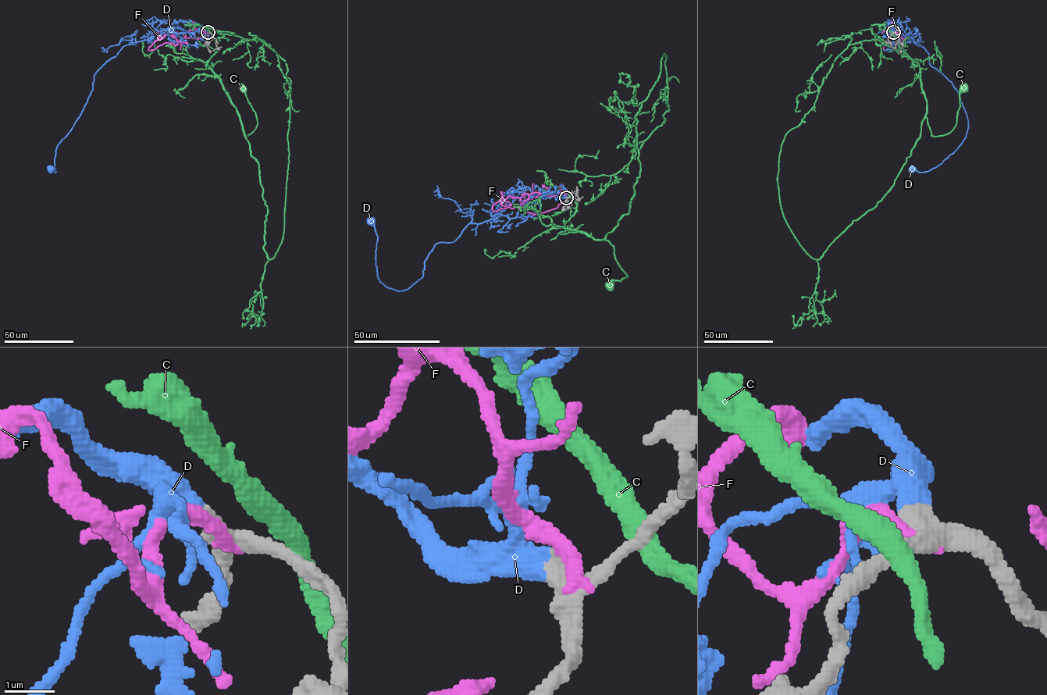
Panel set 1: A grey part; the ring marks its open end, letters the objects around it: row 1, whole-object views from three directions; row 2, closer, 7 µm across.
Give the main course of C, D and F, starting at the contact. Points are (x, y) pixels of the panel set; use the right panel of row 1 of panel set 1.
C: (892, 33), (899, 48), (919, 65), (927, 101), (926, 117), (932, 136), (946, 134), (955, 126), (963, 87)
D: (893, 32), (903, 30), (925, 49), (967, 119), (956, 150), (927, 171), (913, 169)
F: (893, 33), (906, 39), (895, 45), (890, 38), (893, 35), (892, 38), (894, 39), (900, 35), (888, 32)

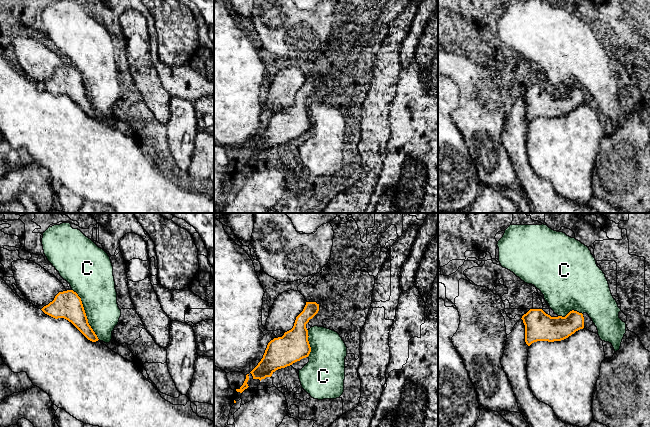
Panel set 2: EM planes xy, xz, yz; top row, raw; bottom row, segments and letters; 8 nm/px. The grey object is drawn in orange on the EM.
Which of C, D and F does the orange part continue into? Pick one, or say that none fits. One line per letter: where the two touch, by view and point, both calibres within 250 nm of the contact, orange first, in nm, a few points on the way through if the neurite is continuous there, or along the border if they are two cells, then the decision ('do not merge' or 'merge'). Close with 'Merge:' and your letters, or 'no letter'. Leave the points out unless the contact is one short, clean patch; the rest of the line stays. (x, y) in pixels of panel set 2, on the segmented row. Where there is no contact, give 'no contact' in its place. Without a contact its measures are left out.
C: xy (85, 314) | 220/320 nm | do not merge
D: no contact | merge
F: no contact | do not merge
Merge: D

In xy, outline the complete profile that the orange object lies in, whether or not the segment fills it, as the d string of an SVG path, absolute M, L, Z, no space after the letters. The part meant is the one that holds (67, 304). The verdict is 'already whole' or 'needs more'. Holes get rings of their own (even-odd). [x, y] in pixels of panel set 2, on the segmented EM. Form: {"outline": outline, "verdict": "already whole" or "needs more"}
{"outline": "M73 290L59 292L54 300L41 309L45 314L71 322L88 340L98 341L98 337L88 323L81 298Z", "verdict": "already whole"}

